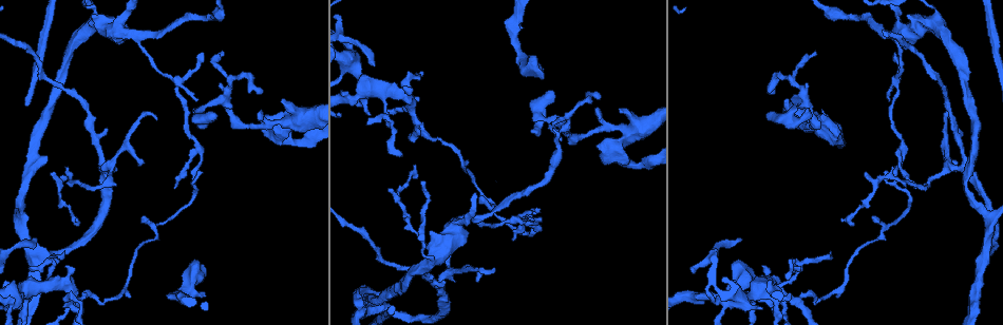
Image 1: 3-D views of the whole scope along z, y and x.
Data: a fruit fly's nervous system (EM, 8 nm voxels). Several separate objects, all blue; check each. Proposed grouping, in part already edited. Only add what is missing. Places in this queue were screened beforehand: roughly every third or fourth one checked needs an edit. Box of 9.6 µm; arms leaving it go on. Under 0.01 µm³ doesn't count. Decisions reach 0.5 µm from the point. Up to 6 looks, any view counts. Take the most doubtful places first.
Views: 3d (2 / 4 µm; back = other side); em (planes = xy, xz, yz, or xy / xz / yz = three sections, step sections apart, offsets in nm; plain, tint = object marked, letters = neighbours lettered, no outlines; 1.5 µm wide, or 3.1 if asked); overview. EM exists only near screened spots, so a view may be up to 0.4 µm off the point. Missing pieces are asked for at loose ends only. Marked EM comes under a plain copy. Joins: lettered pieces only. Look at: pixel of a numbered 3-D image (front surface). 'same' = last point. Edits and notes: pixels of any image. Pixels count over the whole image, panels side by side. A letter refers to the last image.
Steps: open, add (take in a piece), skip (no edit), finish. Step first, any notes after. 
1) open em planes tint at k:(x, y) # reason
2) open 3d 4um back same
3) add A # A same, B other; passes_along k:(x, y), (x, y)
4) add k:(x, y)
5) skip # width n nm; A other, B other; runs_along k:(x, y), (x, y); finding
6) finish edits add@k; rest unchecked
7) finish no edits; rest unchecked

open em xy step 4 tint at 1:(204, 291) # an open end

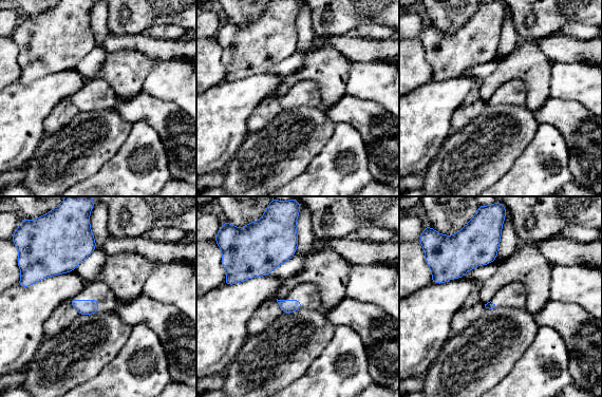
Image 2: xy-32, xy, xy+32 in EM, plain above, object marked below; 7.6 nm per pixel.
open em planes tint same # another direction

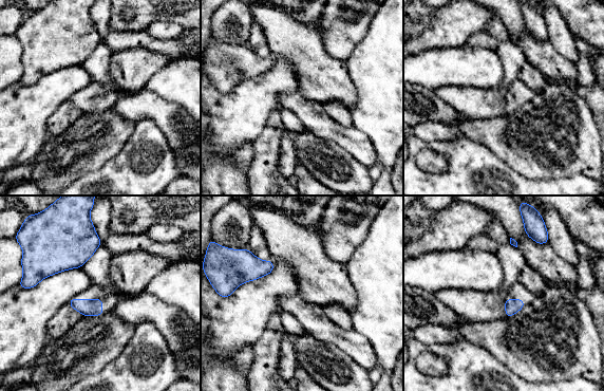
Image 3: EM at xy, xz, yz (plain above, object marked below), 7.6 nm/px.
open em planes letters same

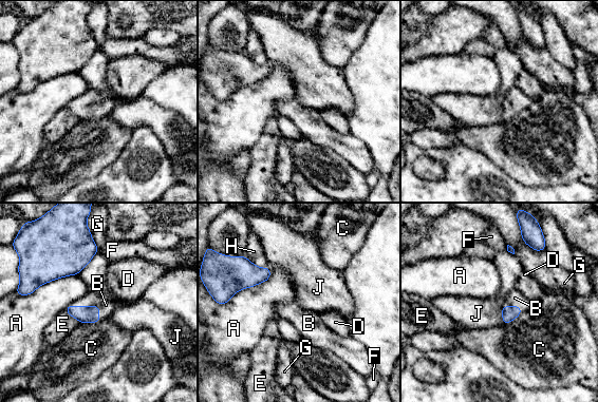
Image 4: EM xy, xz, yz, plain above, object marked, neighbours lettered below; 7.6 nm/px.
add 4:(106, 305) # A other, B same, C other, D other, E other, F other, G other, H other, J other; passes_along 4:(83, 313), (91, 306), (106, 305); it goes on there

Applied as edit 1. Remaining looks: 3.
open overview # redraw

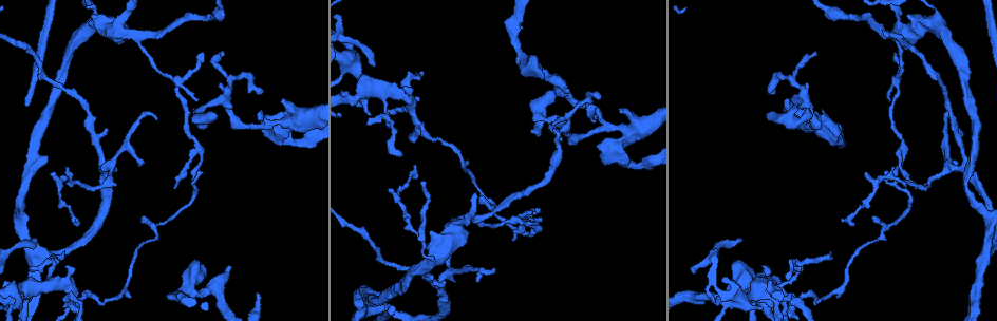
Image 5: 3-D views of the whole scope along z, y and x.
open em xz step 8 letters at 5:(793, 292) # free end

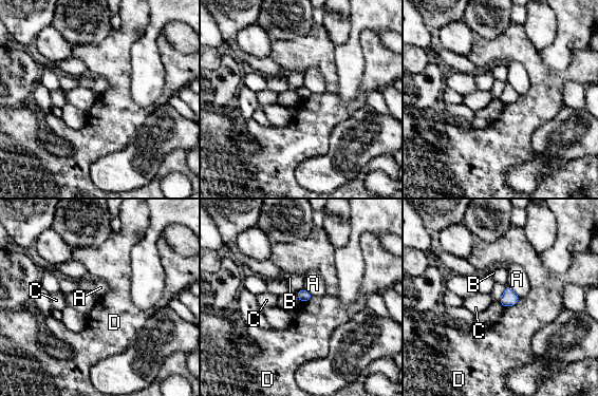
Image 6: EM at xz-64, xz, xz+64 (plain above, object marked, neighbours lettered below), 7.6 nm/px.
open em planes letters same

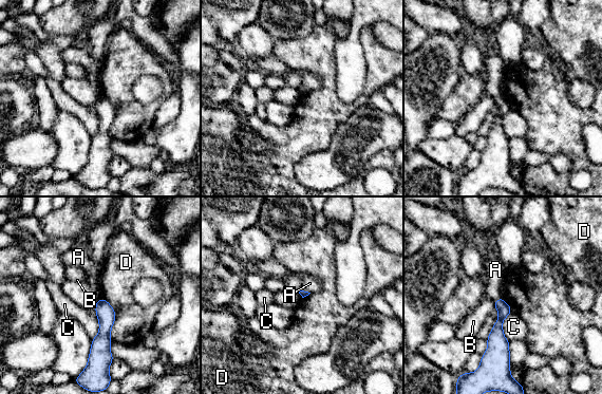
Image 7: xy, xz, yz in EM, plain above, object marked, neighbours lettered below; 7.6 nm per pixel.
skip # A other, B other, C other, D other; runs_along 7:(500, 301), (499, 353), (507, 361); no lettered piece goes on from it

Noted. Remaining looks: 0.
finish edits add@4; rest unchecked

